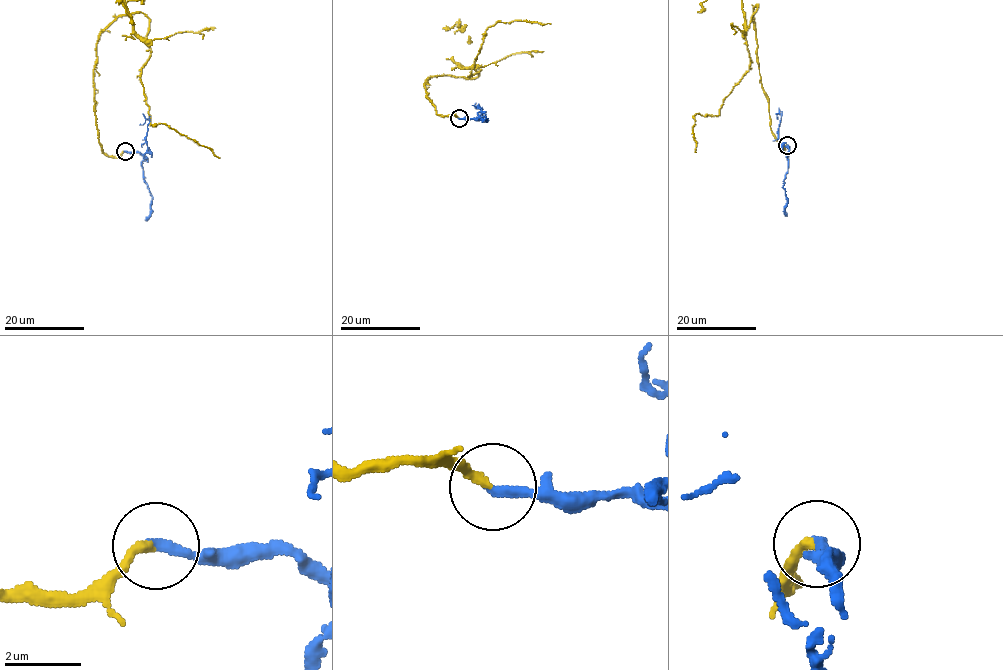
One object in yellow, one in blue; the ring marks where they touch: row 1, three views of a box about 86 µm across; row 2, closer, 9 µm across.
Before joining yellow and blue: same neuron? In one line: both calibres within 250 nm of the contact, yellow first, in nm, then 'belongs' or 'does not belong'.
calibres 240 and 280 nm; belongs

